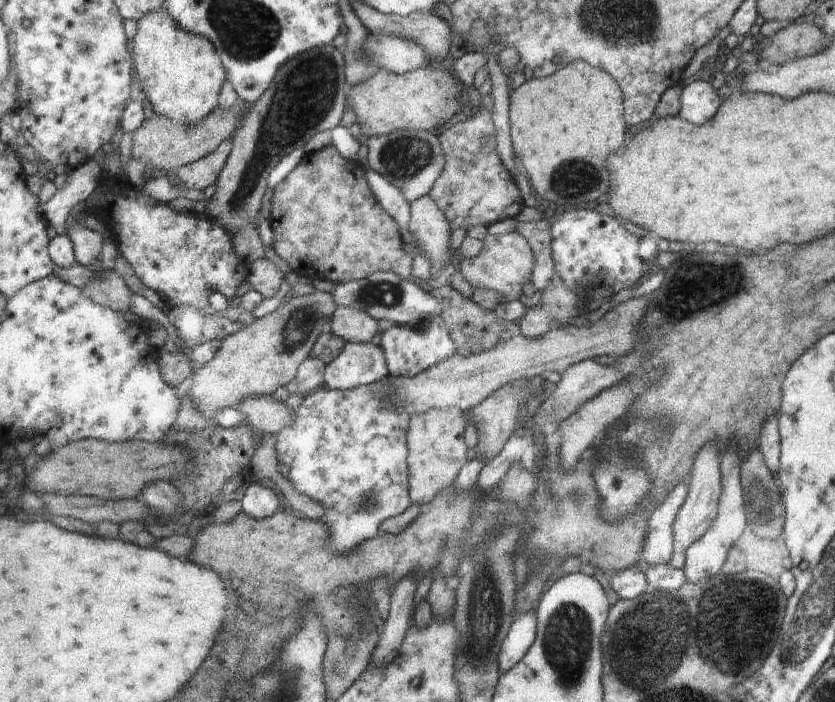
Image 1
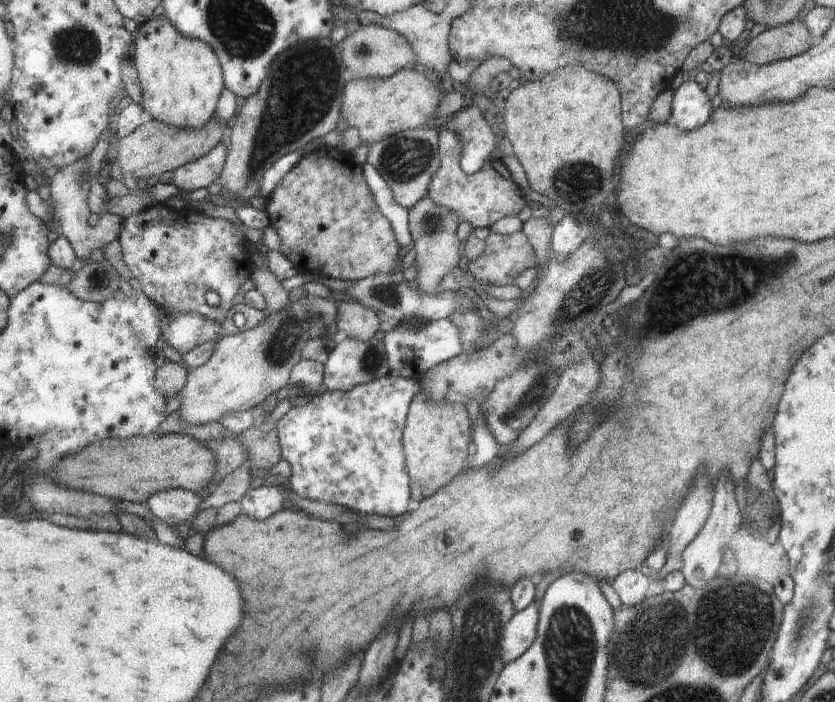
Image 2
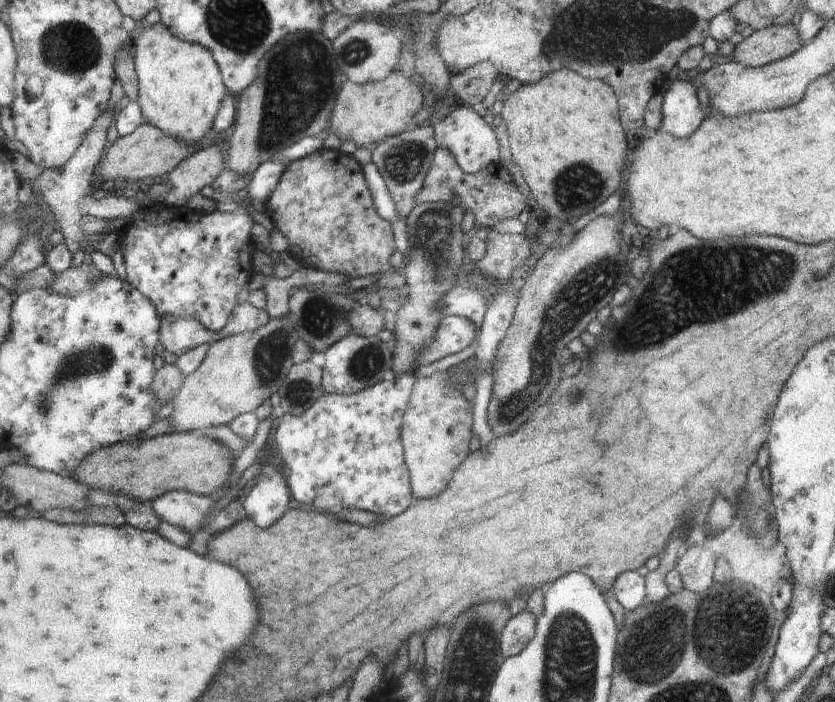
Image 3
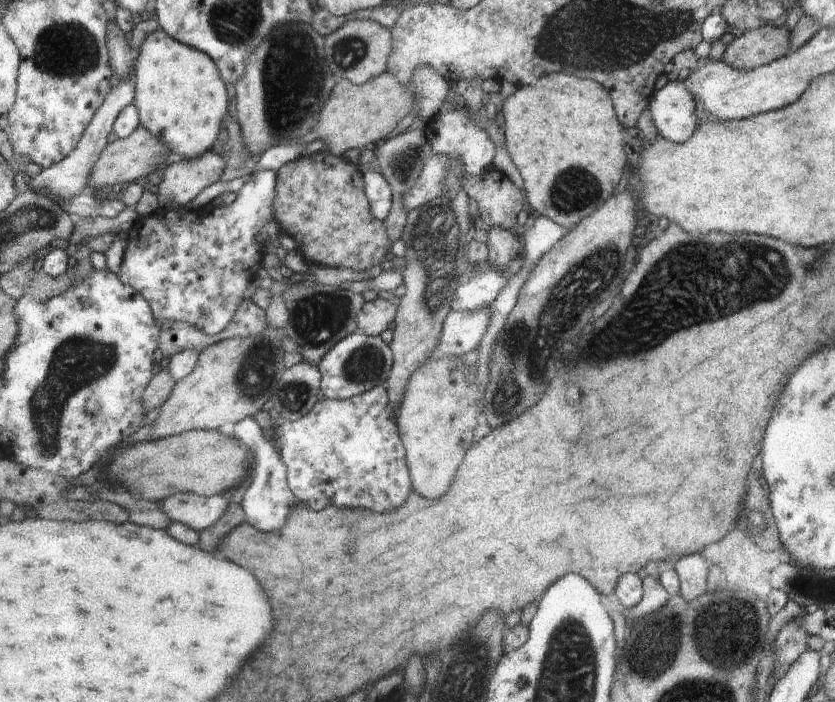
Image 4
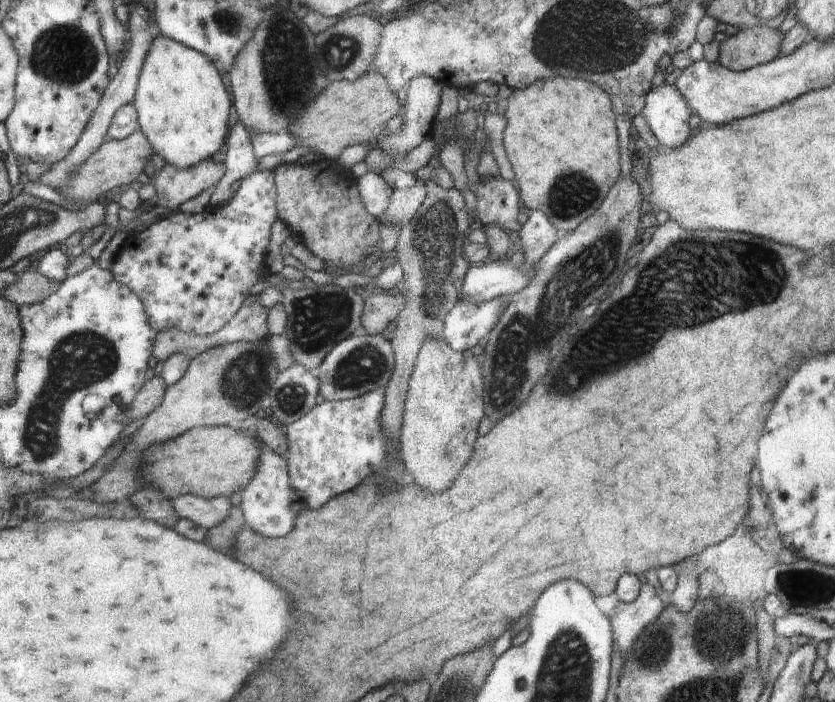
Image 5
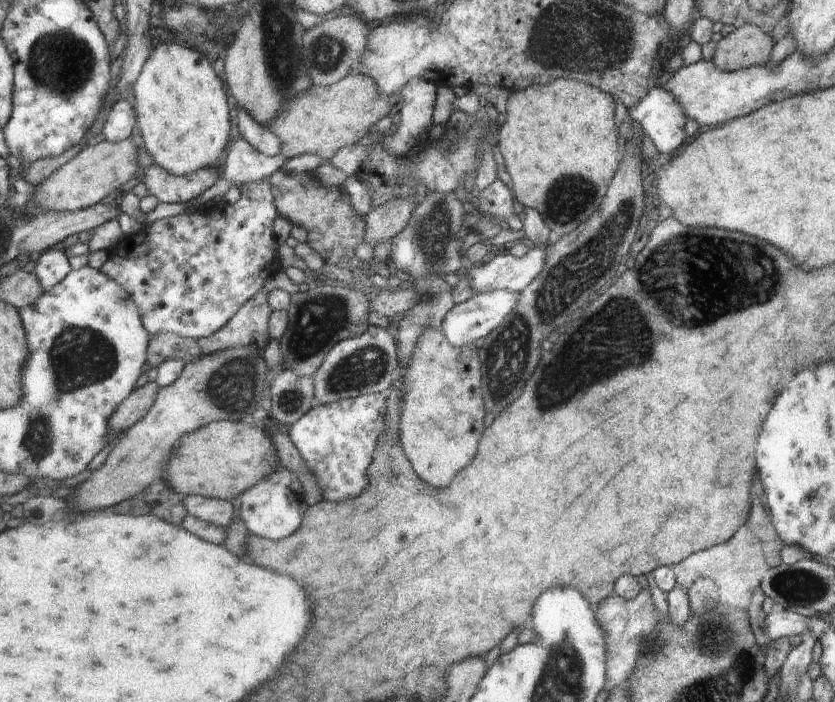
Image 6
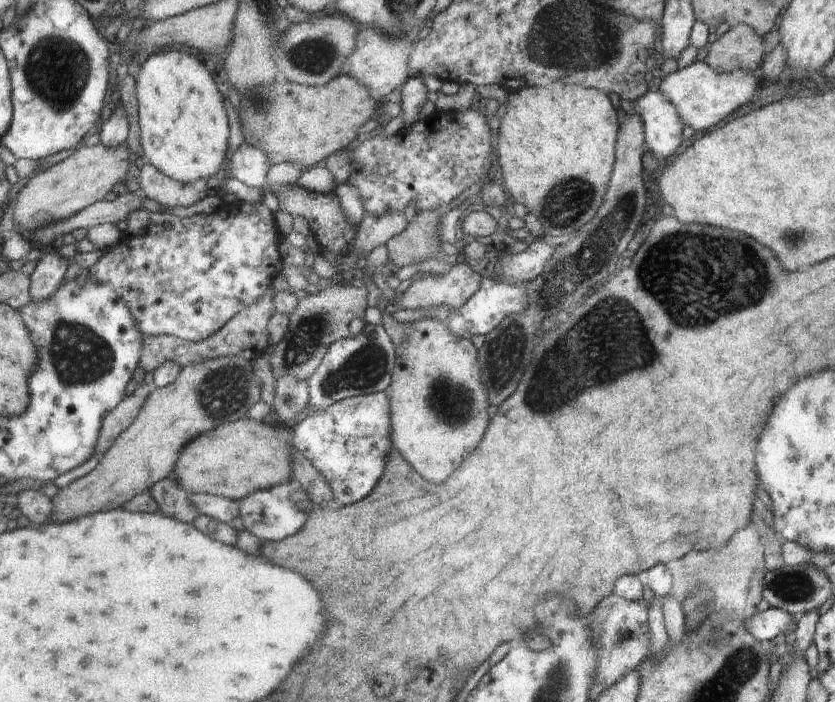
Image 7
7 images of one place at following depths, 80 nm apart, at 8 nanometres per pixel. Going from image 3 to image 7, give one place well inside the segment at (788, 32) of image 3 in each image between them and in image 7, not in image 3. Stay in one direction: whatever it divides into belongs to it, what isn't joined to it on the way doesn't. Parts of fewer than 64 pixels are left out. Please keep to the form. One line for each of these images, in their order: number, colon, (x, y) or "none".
4: (761, 46)
5: (758, 45)
6: (749, 45)
7: (740, 48)

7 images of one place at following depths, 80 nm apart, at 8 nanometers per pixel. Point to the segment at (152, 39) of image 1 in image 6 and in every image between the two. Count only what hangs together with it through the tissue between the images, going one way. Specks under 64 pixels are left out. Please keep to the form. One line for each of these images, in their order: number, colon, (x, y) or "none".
2: (183, 80)
3: (182, 85)
4: (182, 95)
5: (184, 107)
6: (182, 105)

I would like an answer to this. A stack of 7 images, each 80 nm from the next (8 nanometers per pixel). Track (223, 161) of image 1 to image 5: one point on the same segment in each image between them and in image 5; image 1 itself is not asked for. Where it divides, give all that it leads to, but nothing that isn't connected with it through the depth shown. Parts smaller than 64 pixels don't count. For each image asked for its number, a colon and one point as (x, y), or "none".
2: (205, 172)
3: (203, 169)
4: (184, 180)
5: (175, 186)

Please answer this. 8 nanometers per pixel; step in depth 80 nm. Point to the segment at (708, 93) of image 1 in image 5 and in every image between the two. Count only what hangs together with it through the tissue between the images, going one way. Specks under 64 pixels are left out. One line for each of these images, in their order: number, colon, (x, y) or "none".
2: (691, 108)
3: (682, 113)
4: (672, 109)
5: (666, 112)

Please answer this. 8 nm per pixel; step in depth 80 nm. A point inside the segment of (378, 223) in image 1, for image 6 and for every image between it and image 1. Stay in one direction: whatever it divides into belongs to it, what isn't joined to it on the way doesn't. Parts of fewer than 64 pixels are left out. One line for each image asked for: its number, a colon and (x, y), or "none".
2: (330, 226)
3: (329, 217)
4: (321, 203)
5: (323, 207)
6: (335, 228)

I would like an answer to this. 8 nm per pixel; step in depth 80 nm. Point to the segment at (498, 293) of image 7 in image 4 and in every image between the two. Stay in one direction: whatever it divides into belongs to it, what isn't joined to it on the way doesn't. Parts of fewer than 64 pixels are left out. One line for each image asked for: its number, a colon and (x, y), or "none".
4: (462, 330)
5: (466, 324)
6: (474, 318)

